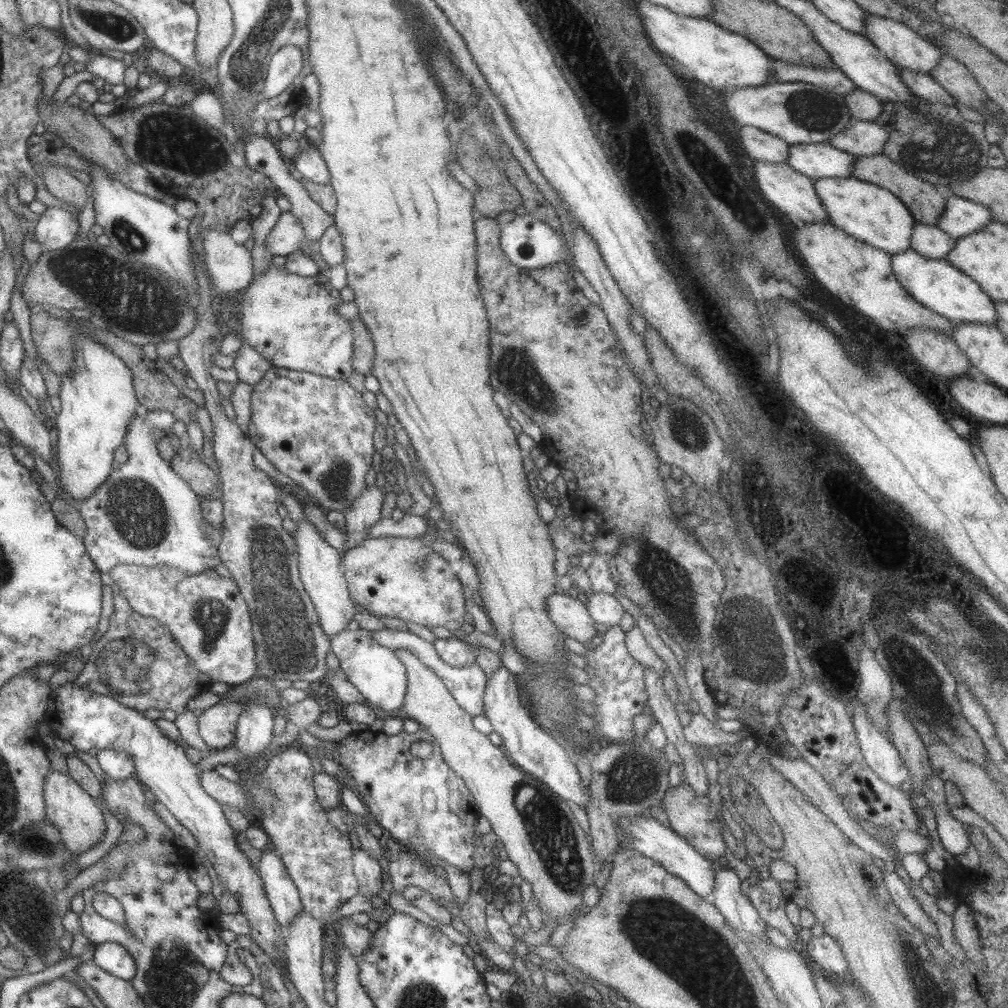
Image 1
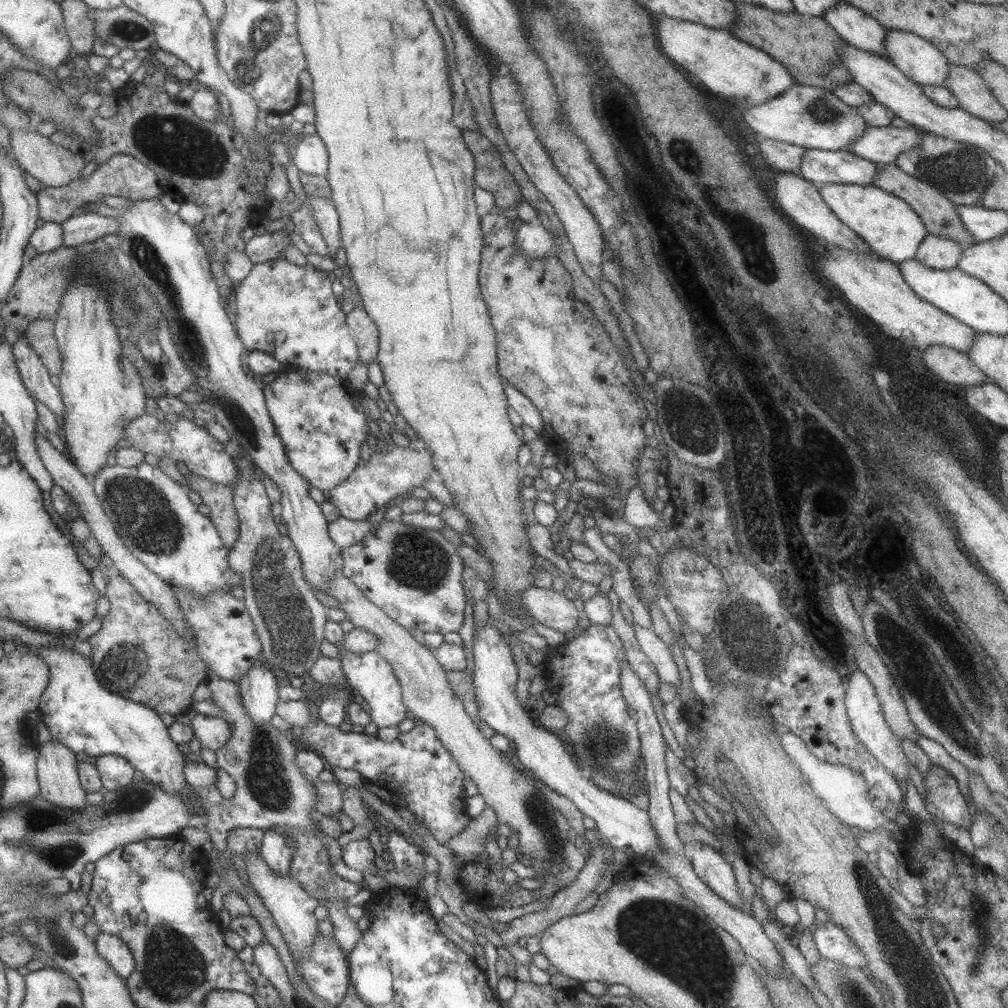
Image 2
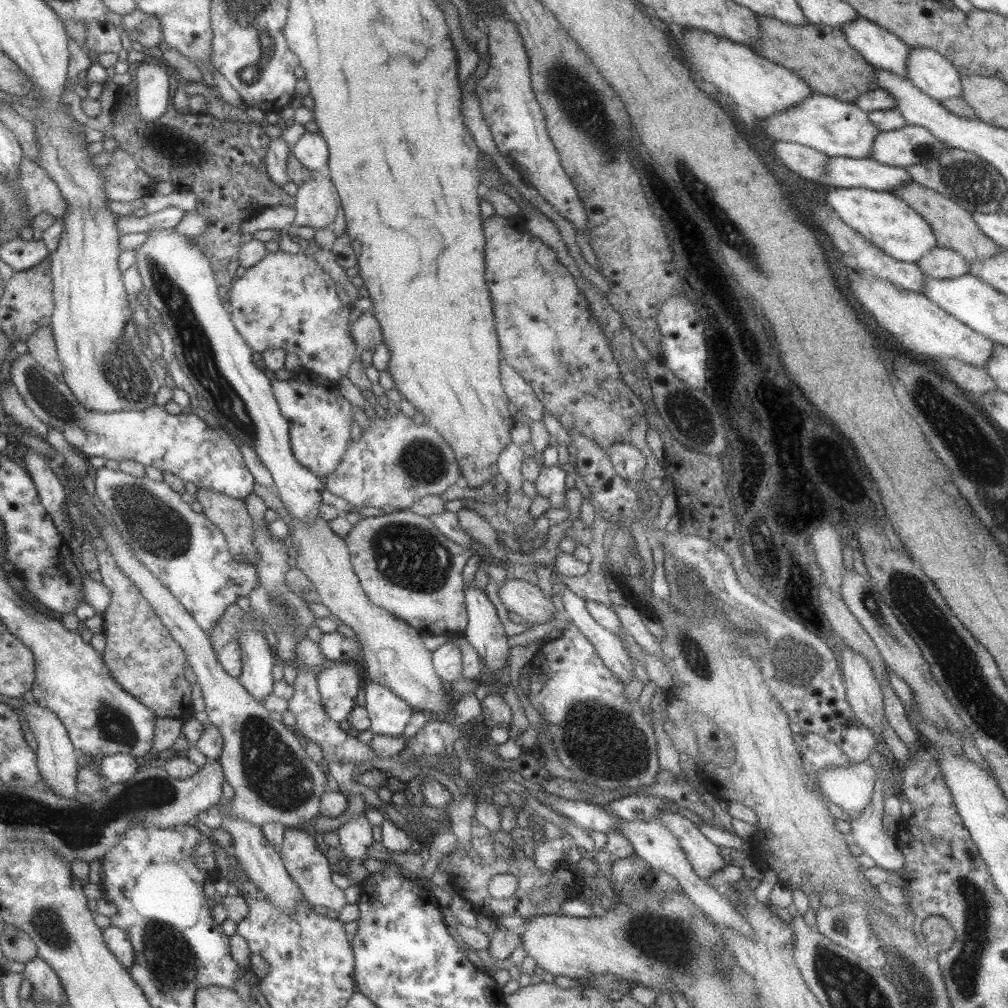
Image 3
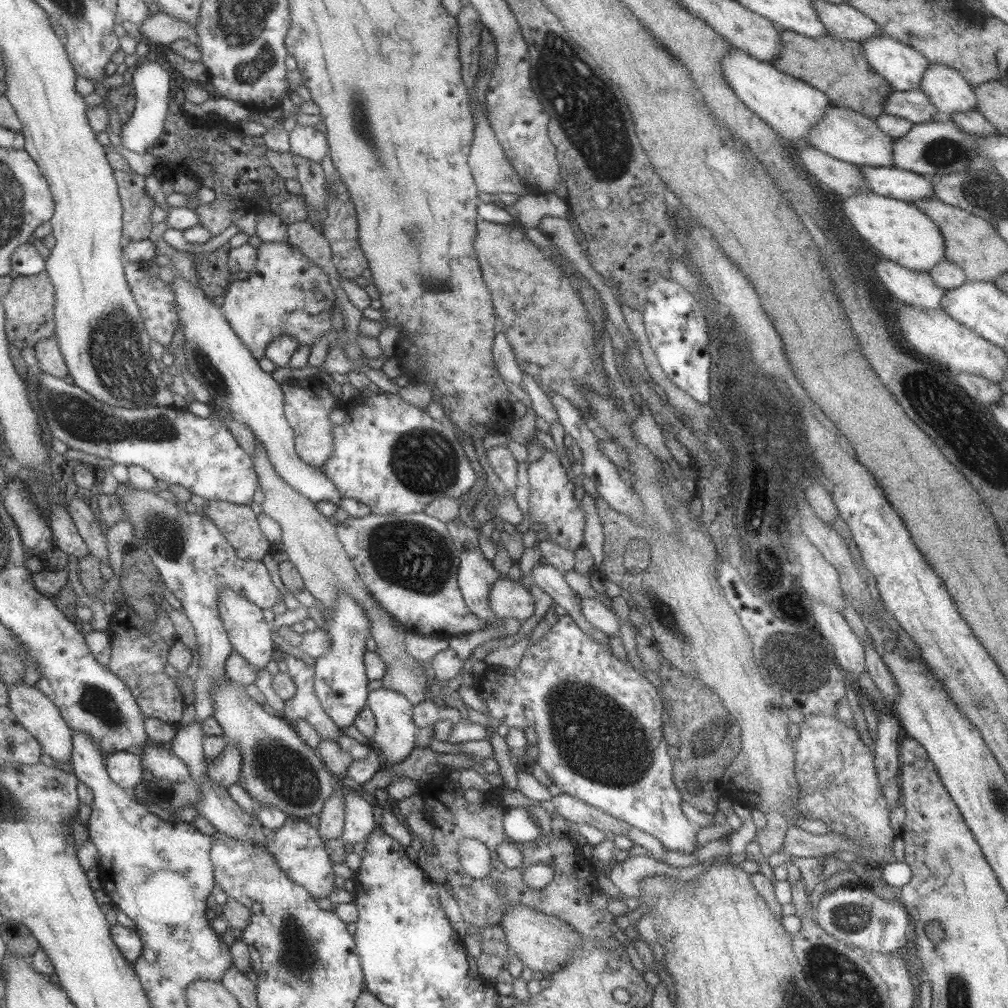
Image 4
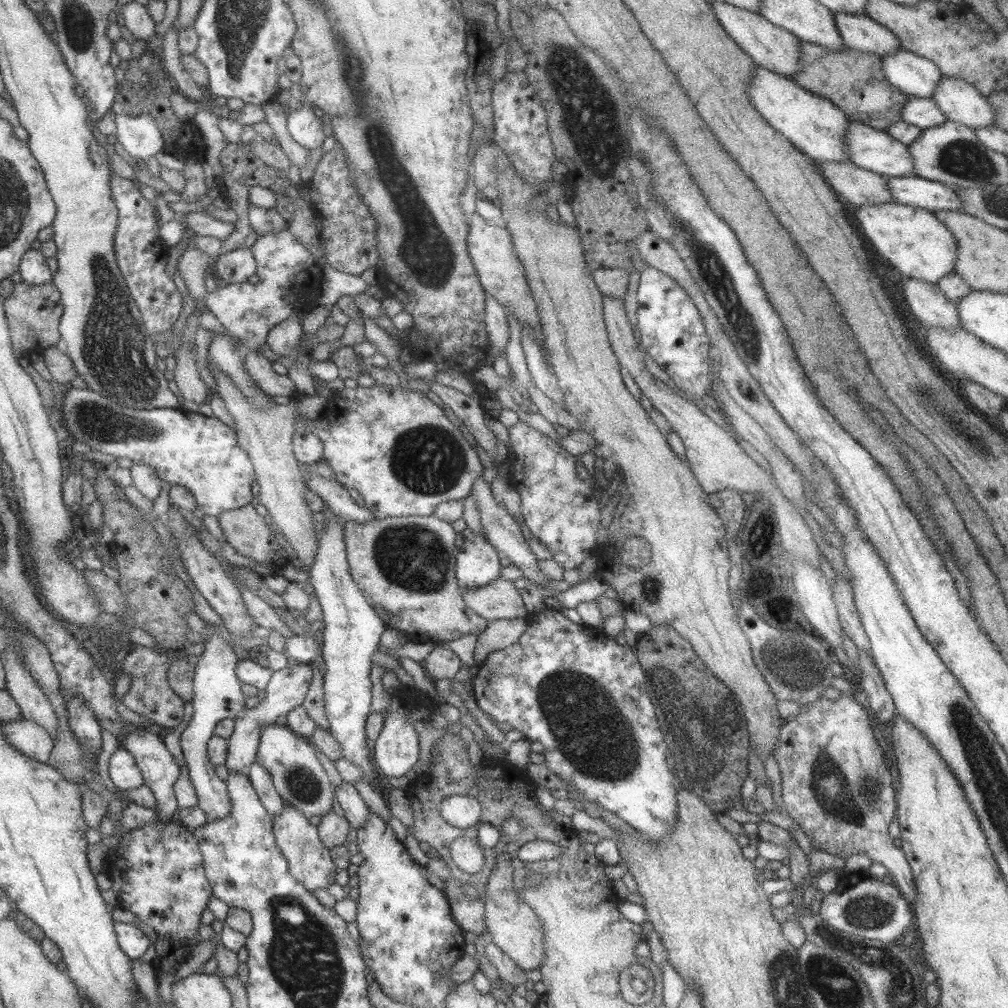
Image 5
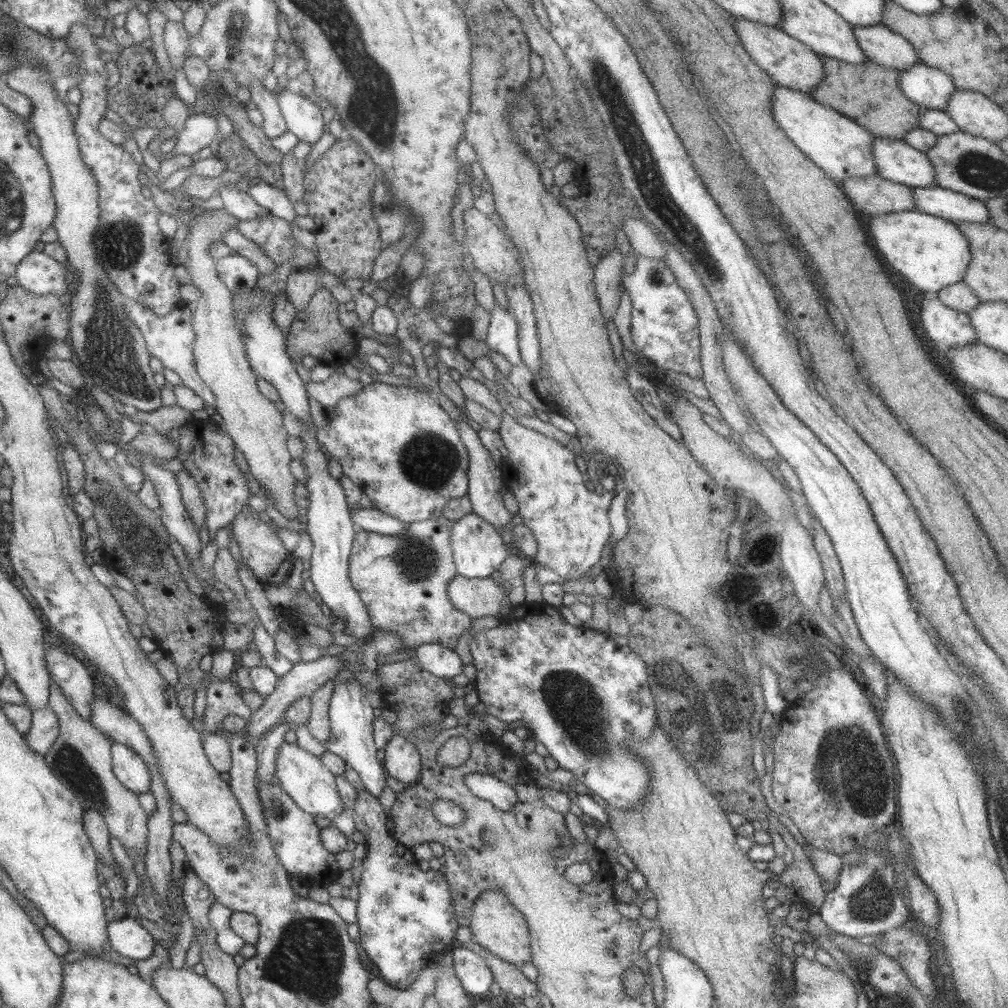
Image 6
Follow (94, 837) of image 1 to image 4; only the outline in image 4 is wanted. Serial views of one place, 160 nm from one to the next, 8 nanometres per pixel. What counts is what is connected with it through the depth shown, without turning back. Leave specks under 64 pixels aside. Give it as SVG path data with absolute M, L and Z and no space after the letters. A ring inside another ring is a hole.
M20 680L8 687L8 707L16 721L39 743L42 754L47 754L58 764L70 763L72 751L72 730L61 718L59 709L34 686L27 686Z

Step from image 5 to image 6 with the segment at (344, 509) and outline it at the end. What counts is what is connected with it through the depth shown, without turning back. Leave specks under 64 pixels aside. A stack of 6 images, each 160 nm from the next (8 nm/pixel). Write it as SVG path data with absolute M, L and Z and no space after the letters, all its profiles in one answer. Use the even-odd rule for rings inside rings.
M350 508L351 522L358 530L383 534L383 536L399 536L405 530L405 524L399 523L395 518L384 514L375 508Z

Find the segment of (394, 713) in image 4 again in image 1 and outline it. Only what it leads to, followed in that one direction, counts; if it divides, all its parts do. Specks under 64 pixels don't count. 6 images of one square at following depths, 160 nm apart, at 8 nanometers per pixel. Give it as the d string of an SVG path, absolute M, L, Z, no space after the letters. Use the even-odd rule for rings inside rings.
M358 627L355 630L346 628L329 638L330 651L337 657L340 670L347 680L360 692L367 702L377 708L390 712L403 706L406 693L406 672L404 665L395 658L393 650L381 646L368 630Z

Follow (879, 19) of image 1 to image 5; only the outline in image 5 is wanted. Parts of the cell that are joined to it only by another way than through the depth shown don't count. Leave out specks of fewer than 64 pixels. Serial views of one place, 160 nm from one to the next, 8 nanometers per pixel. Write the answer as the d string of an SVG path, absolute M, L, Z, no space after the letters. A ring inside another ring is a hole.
M943 76L932 100L947 119L969 128L994 124L993 109L980 92L961 78Z

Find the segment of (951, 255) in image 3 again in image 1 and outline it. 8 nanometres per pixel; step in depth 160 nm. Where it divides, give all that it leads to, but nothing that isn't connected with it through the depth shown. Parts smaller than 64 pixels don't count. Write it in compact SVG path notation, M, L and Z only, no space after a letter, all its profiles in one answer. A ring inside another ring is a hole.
M915 222L912 226L909 246L921 256L944 259L946 252L952 247L954 238L939 230L935 225Z

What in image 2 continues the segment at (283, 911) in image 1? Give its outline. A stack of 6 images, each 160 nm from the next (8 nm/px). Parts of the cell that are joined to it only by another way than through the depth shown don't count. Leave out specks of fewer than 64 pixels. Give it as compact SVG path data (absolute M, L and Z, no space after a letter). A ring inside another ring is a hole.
M273 827L265 828L258 854L273 874L288 874L292 853L281 832L277 832Z

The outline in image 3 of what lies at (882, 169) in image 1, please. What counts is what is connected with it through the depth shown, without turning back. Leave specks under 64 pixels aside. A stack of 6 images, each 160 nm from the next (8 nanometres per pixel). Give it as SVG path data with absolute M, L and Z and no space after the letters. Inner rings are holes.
M911 181L890 193L906 202L917 214L920 214L925 219L936 238L937 245L959 253L967 264L986 259L1001 250L1001 247L997 246L977 228L975 221L967 210L955 204L950 198L935 192L935 190Z

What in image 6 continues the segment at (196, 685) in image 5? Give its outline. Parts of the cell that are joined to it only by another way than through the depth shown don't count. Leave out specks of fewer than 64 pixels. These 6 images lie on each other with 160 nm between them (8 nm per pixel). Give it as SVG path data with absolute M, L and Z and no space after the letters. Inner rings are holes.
M213 679L205 688L205 708L201 719L196 722L201 735L218 732L222 720L231 715L247 720L252 710L243 703L241 690L229 679Z

